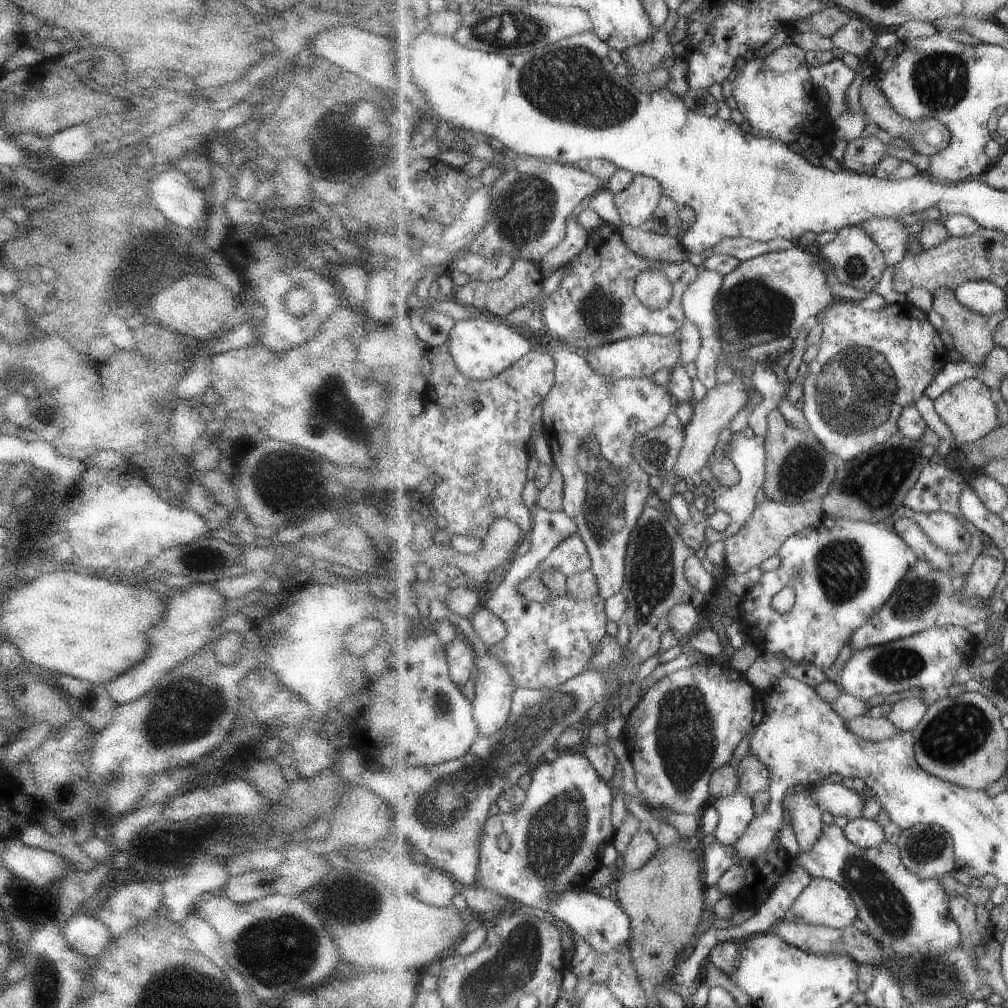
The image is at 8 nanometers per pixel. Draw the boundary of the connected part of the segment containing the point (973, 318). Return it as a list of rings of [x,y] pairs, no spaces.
[[[941,287],[934,292],[931,308],[943,319],[943,329],[950,333],[954,348],[965,357],[965,361],[969,361],[973,366],[982,365],[988,354],[996,347],[994,330],[1007,318],[1007,308],[997,314],[986,315],[963,306],[956,297],[956,291],[949,287]]]

